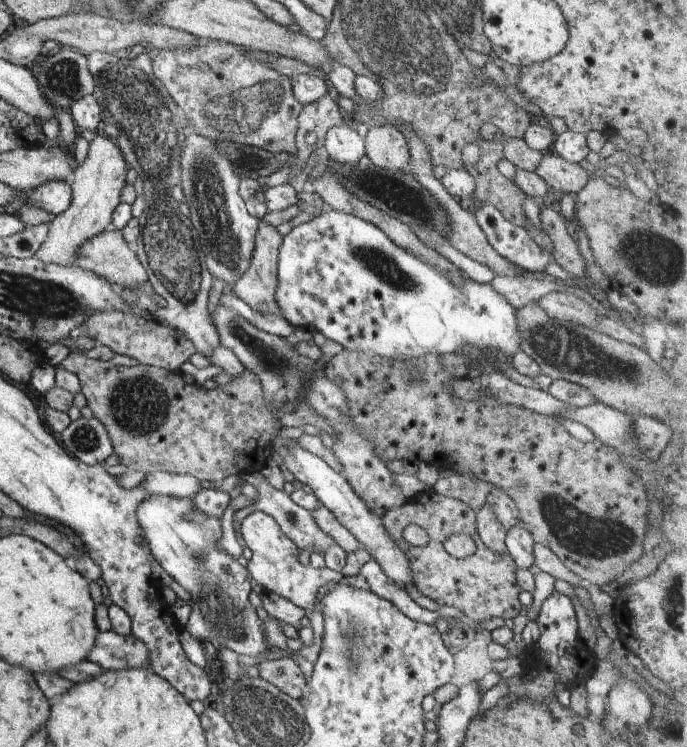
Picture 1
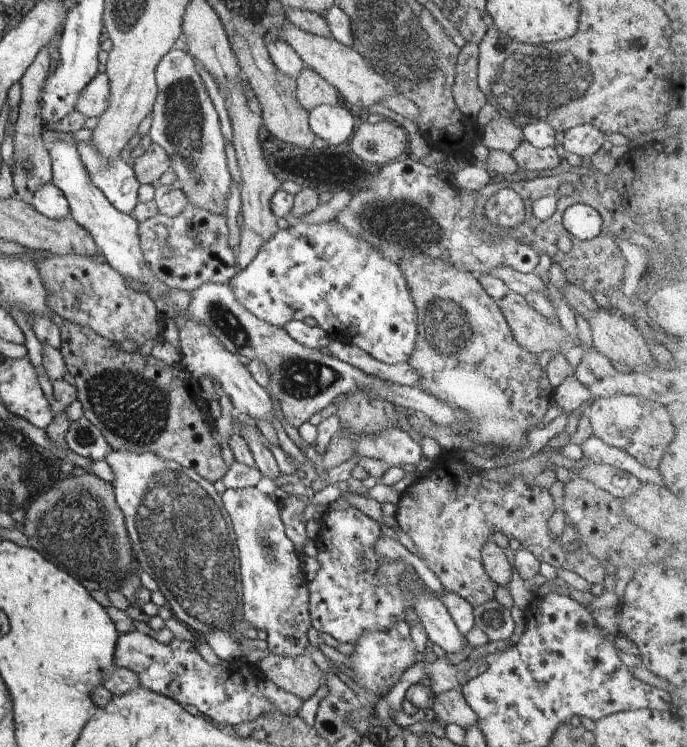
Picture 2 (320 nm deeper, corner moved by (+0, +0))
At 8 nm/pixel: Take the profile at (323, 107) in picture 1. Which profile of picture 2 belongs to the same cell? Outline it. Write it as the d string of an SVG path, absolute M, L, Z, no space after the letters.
M304 64L296 80L298 100L308 112L319 104L338 104L337 90L308 65Z

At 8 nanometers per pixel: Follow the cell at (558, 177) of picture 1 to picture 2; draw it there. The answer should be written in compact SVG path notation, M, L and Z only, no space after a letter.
M524 139L511 153L512 158L522 170L530 172L552 171L563 162L559 147L539 149Z

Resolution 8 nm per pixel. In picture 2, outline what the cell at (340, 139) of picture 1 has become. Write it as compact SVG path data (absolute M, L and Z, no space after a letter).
M319 104L309 112L311 131L329 145L350 141L357 126L356 112L352 109L345 109L338 104Z

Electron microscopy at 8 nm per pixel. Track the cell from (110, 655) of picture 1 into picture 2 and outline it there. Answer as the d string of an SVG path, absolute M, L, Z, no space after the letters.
M132 631L121 634L117 638L114 662L120 668L124 667L135 672L139 676L141 686L150 689L156 694L170 697L180 704L196 706L206 718L210 718L219 727L231 724L233 727L246 720L258 720L262 715L267 715L275 706L261 688L264 678L259 669L252 664L245 665L241 659L235 659L231 663L220 660L219 664L212 665L206 662L197 651L197 644L193 641L180 640L174 636L170 644L160 643L150 635Z

